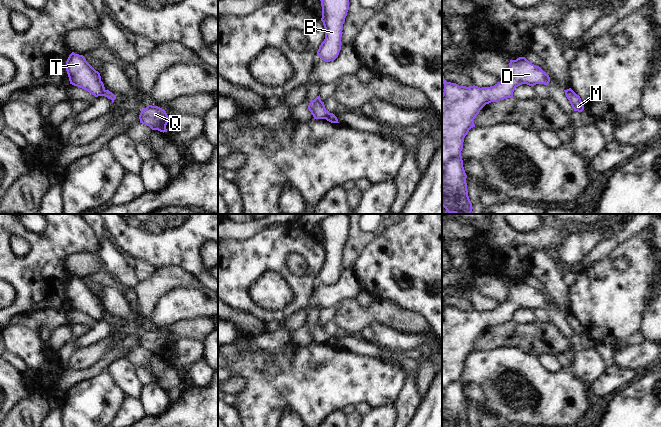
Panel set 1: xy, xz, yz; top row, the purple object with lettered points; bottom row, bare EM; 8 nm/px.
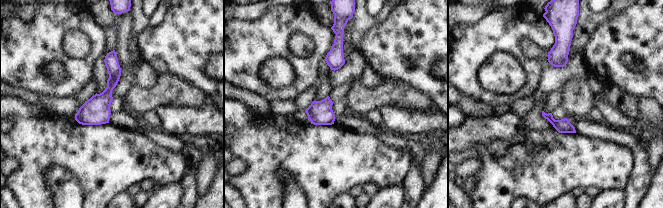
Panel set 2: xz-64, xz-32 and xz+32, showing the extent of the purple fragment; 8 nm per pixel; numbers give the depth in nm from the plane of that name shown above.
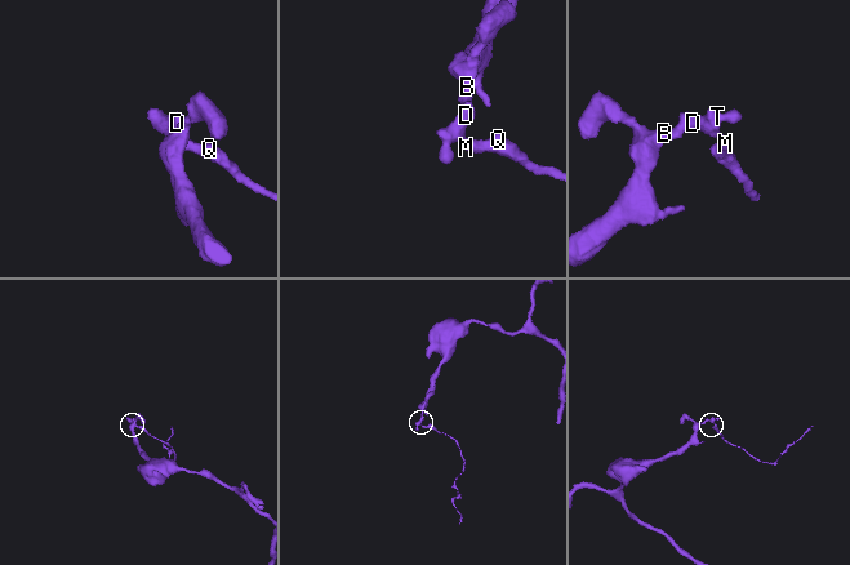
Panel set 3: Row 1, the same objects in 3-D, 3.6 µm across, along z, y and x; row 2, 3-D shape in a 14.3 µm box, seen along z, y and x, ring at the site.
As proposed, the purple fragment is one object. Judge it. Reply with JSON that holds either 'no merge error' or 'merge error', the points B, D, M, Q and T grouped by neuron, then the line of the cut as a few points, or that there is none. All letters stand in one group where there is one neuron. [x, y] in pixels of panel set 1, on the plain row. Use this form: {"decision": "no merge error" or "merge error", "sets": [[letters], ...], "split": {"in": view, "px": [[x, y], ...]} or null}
{"decision": "merge error", "sets": [["B", "D", "T"], ["M", "Q"]], "split": {"in": "xy", "px": [[105, 314], [102, 319]]}}

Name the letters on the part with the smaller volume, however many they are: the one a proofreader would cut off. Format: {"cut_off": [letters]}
{"cut_off": ["M", "Q"]}

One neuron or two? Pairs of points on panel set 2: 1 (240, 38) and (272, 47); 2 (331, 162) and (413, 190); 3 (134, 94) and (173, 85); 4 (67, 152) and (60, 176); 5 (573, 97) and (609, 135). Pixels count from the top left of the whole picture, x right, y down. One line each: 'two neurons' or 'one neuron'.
1: one neuron
2: two neurons
3: one neuron
4: two neurons
5: two neurons

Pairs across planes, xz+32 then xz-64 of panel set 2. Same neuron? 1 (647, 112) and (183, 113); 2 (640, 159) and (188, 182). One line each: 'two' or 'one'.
1: two
2: one

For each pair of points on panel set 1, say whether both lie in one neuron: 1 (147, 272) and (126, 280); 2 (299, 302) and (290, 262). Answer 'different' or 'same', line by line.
1: different
2: different

